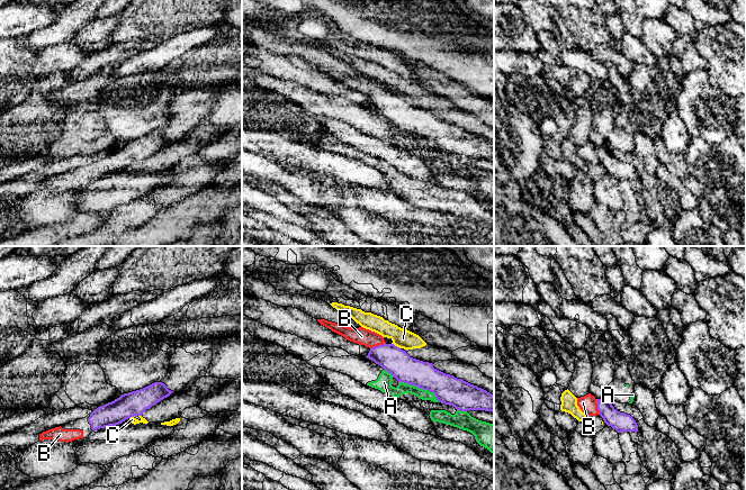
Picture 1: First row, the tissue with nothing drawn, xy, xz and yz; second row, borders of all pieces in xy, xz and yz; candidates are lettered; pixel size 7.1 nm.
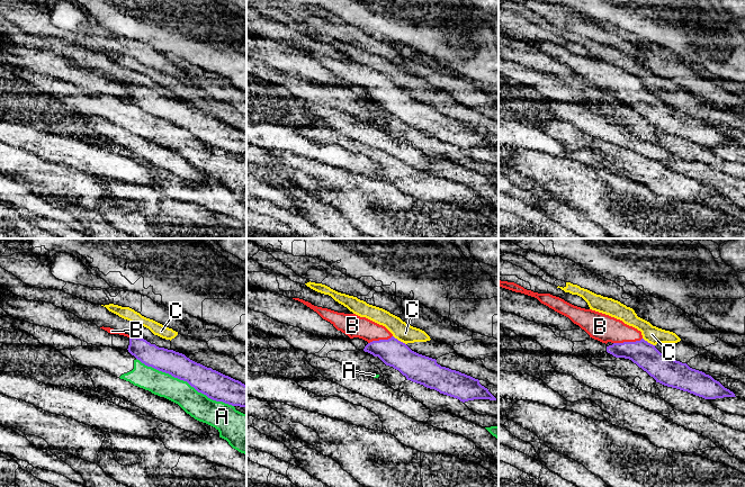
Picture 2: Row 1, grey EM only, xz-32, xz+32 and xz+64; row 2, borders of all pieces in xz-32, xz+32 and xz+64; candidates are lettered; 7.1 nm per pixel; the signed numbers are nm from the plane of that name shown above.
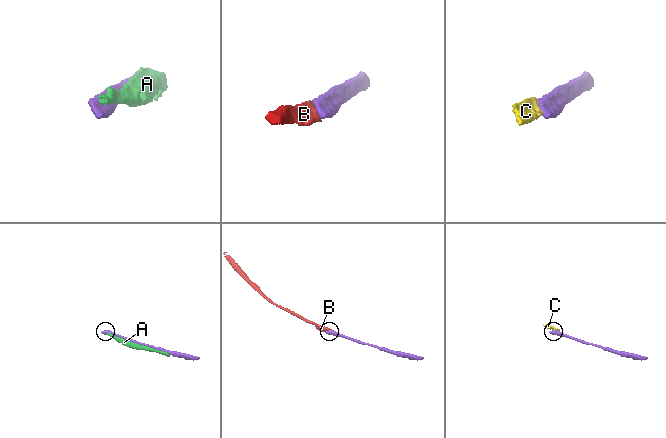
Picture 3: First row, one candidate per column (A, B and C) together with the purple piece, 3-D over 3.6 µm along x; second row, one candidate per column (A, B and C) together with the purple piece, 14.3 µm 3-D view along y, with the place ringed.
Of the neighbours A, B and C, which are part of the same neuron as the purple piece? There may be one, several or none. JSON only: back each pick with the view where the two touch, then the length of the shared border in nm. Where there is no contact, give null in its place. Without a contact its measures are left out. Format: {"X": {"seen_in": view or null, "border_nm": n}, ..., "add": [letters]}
{"B": {"seen_in": "xz", "border_nm": 120}, "add": ["B"]}

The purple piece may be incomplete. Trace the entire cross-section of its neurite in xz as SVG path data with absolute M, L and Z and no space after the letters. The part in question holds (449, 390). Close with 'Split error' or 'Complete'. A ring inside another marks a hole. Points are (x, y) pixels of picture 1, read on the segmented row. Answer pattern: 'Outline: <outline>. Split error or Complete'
Outline: M325 319L317 321L348 341L369 347L366 357L380 365L397 381L428 390L439 402L460 411L494 412L494 394L434 369L432 363L411 357L394 344L387 344L381 335L363 327L345 327Z. Split error

